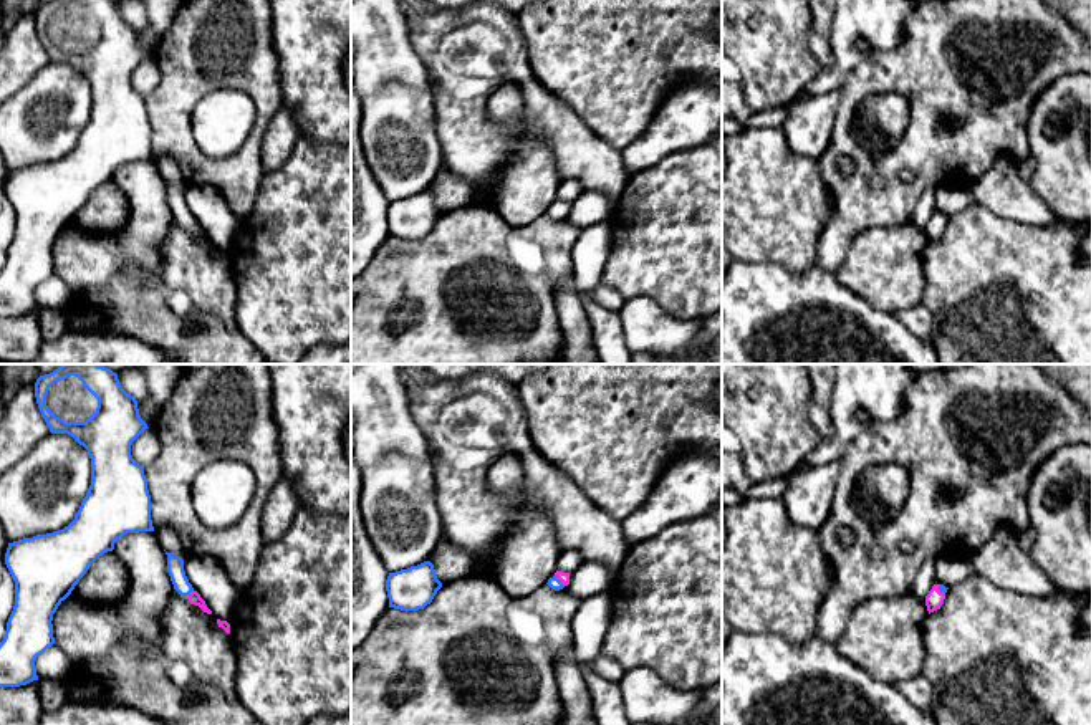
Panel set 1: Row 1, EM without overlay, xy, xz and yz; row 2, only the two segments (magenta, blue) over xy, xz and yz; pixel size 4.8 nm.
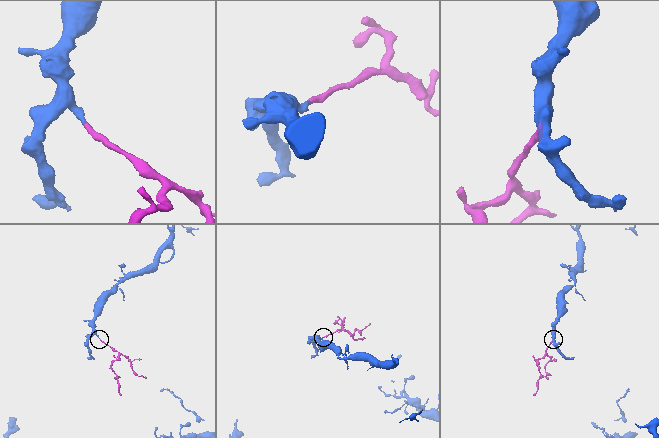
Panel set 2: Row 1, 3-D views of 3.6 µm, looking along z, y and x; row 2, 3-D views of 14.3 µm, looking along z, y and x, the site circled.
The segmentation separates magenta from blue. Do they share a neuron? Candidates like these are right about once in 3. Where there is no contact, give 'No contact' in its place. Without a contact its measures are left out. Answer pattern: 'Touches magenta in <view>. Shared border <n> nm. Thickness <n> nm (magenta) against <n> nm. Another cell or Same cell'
Touches magenta in xy. Shared border 50 nm. Thickness 60 nm (magenta) against 80 nm. Same cell

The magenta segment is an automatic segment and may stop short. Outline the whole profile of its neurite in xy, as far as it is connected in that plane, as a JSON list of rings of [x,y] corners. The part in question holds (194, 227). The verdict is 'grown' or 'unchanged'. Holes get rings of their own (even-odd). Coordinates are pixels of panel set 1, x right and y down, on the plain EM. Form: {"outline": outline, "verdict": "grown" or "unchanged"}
{"outline": [[[167,182],[167,202],[171,205],[171,210],[174,214],[174,218],[189,228],[190,233],[199,235],[204,242],[212,243],[212,240],[207,237],[205,230],[200,227],[200,223],[192,217],[189,212],[185,200],[184,200],[184,189]]], "verdict": "grown"}

